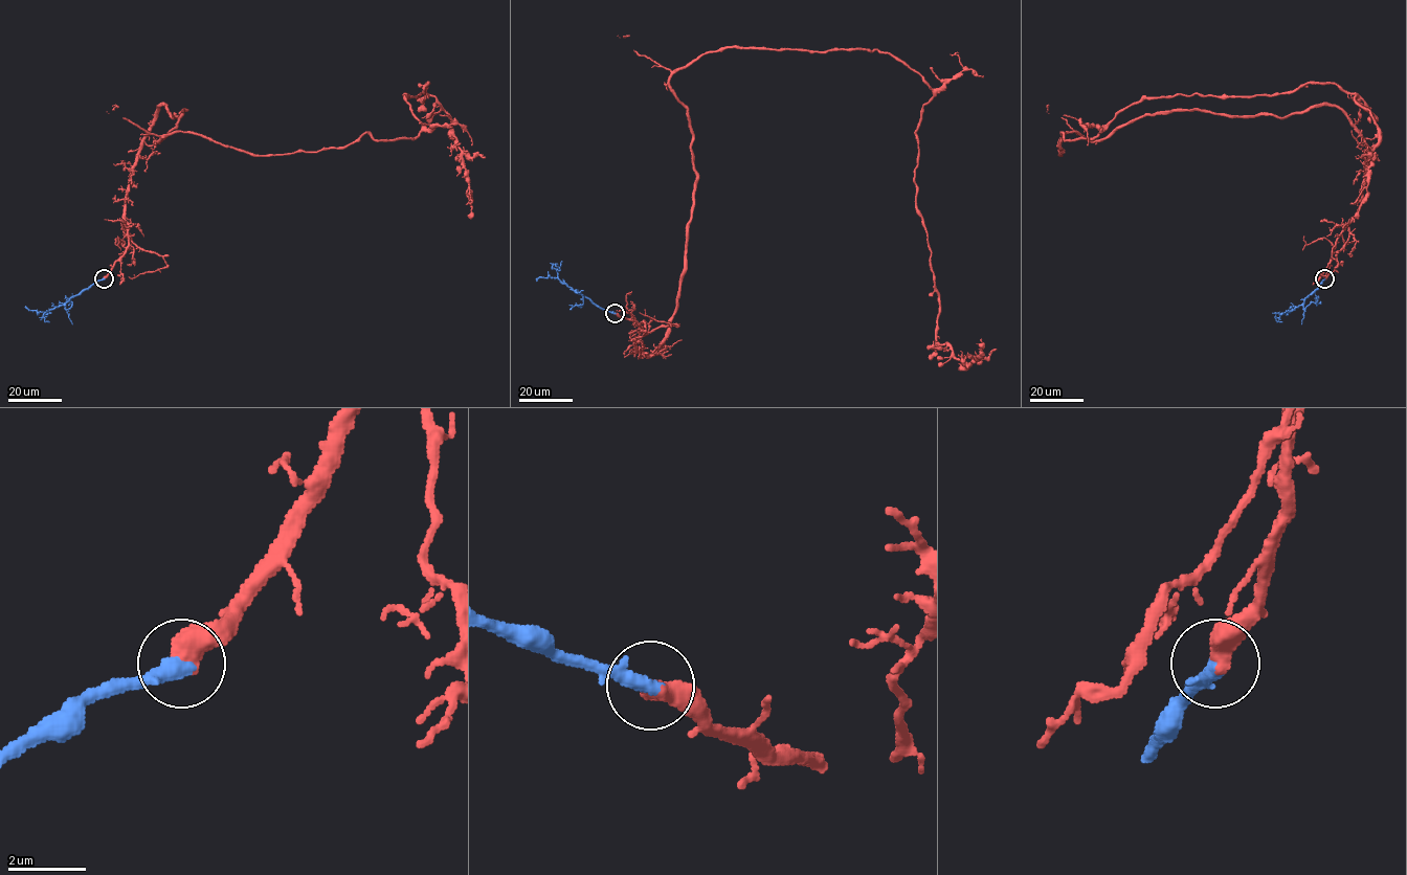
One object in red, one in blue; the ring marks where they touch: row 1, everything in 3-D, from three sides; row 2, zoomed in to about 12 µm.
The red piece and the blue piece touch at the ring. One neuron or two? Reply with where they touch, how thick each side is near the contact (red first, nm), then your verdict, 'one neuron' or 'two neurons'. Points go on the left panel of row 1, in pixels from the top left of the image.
place (104, 278); calibres 550 and 440 nm; one neuron

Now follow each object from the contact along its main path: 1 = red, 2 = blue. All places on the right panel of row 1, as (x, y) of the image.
1: (1324, 278), (1367, 163), (1336, 107), (1156, 112), (1062, 155), (1061, 133), (1335, 83), (1378, 131), (1356, 218)
2: (1324, 278), (1301, 305), (1275, 317), (1282, 321)

